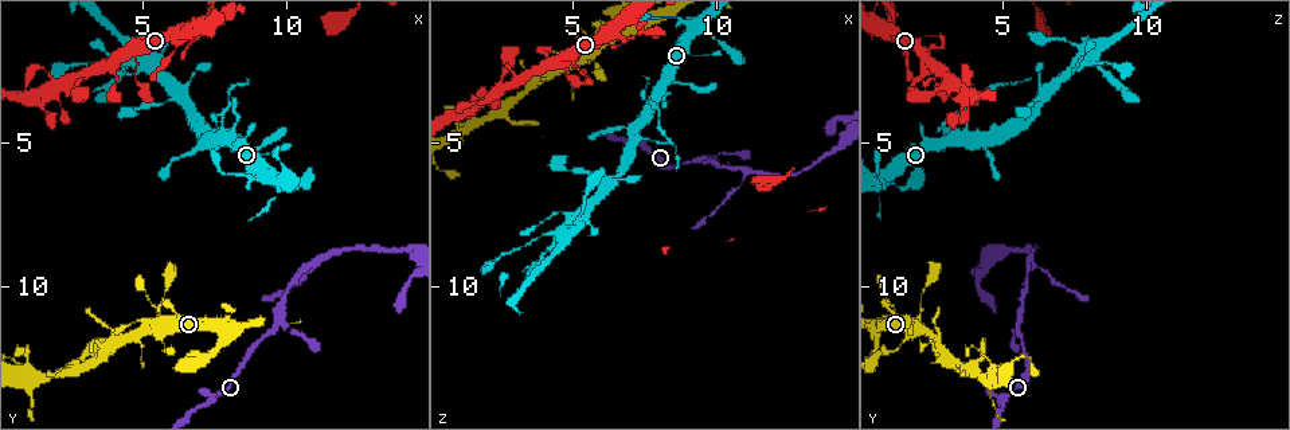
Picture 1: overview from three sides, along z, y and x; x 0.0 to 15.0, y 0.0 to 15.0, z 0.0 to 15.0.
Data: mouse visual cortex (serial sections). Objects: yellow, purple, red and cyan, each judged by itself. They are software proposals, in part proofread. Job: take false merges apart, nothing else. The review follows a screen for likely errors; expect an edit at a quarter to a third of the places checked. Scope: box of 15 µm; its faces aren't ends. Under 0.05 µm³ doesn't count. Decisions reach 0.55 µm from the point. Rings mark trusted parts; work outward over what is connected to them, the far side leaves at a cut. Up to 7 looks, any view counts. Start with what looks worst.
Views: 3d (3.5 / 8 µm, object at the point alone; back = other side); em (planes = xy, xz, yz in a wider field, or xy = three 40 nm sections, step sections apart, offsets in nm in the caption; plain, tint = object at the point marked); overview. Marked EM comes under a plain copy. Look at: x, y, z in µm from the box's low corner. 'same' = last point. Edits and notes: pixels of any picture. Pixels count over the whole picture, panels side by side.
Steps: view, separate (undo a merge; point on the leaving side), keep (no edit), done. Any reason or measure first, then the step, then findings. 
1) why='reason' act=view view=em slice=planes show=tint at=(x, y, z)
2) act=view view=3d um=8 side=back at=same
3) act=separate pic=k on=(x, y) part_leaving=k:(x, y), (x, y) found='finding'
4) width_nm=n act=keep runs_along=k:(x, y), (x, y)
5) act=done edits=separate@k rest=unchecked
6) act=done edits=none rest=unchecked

why='calibre changes' act=view view=3d um=3.5 side=back at=(7.8, 4.0, 3.8)

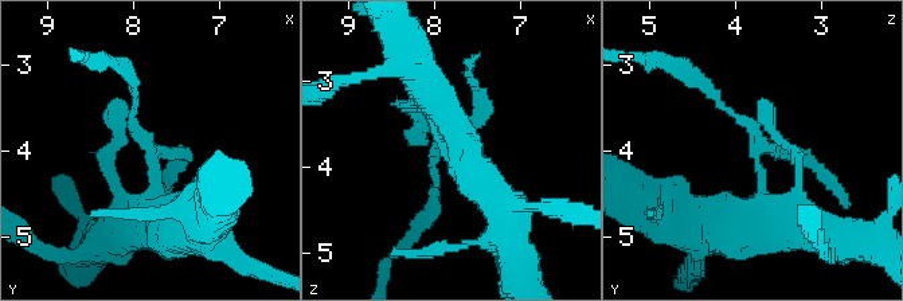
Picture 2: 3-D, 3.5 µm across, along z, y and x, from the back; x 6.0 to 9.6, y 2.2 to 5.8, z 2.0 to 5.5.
act=view view=em slice=planes show=tint at=(7.80, 4.00, 3.80)

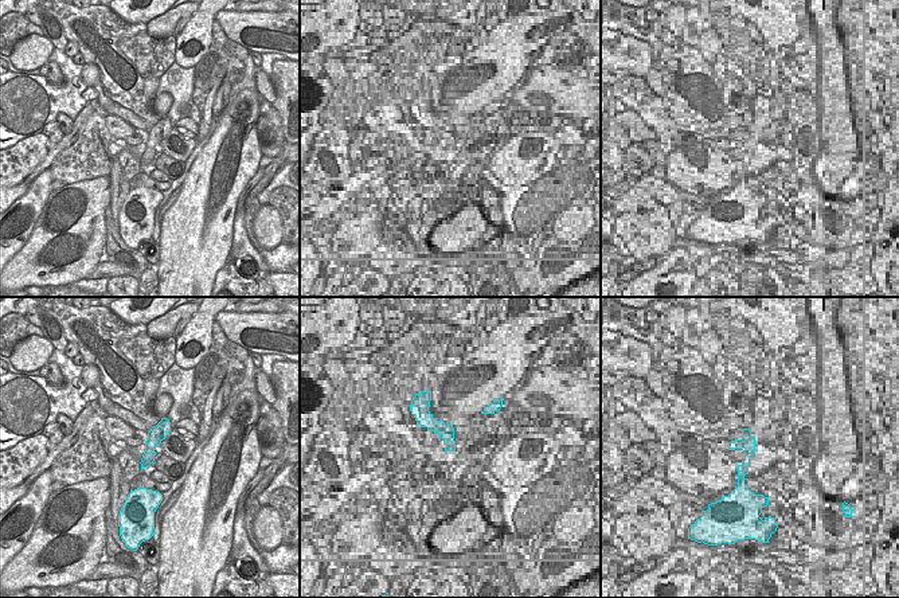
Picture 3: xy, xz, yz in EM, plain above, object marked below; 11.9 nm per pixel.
width_nm=200 act=separate pic=2 on=(481, 102) part_leaving=2:(761, 175), (754, 131), (692, 81) found='two cells meet here'

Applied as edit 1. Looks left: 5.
why='thin neck' act=view view=3d um=3.5 at=(9.6, 11.3, 5.4)

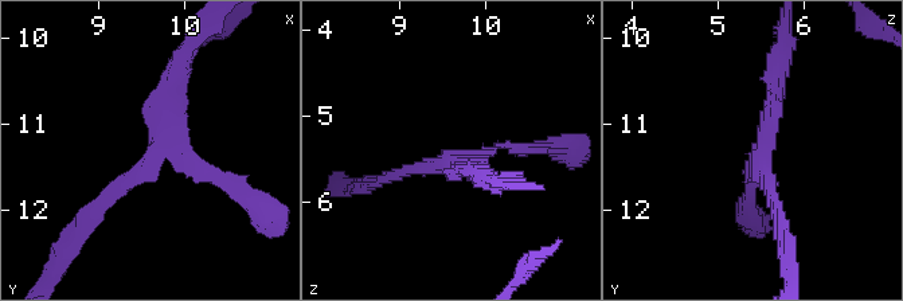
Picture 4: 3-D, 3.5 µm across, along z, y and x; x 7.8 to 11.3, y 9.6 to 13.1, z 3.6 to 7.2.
arms=3 arm_widths_nm=150,150,200 why='need the tissue' act=view view=em slice=xy step=3 show=tint at=(9.70, 11.25, 5.55)

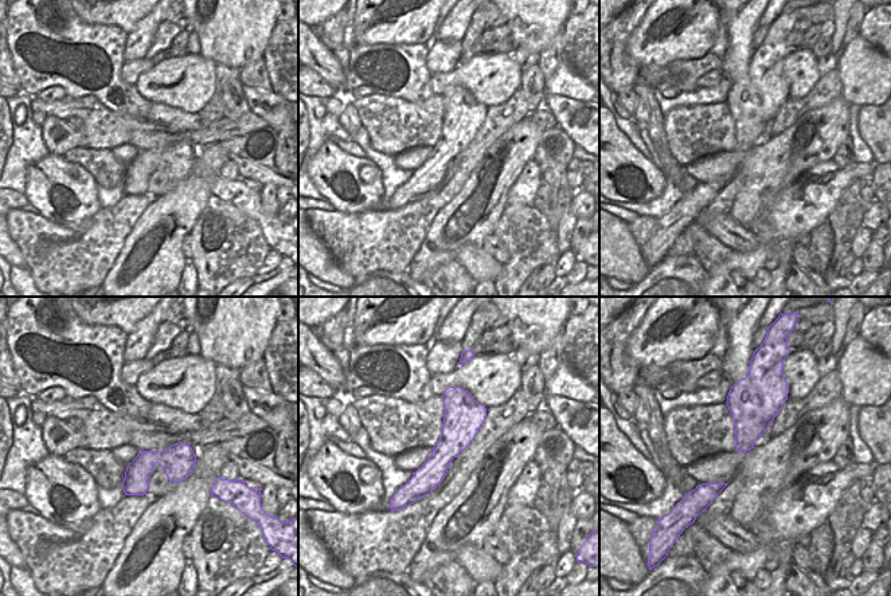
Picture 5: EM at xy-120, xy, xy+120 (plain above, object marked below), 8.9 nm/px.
why='cut it another way' act=view view=em slice=planes show=tint at=same

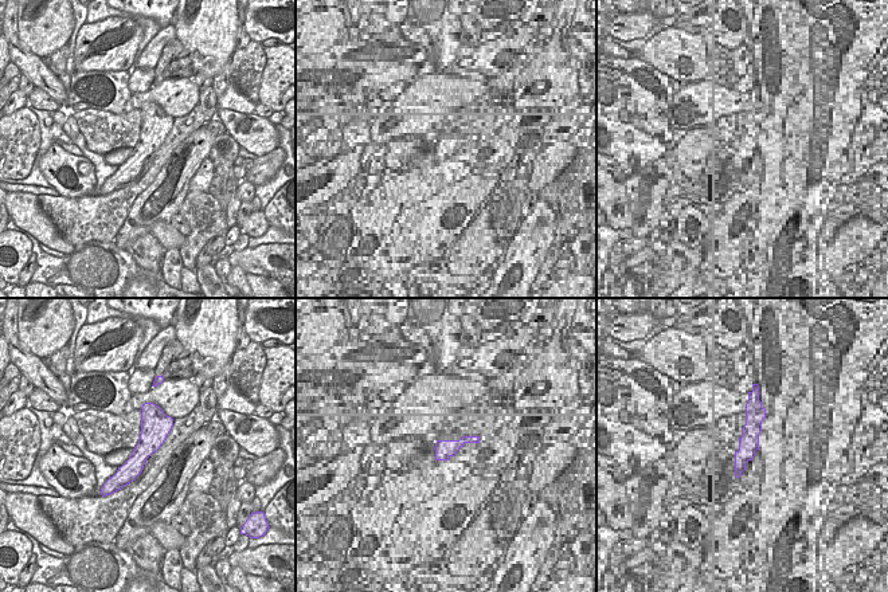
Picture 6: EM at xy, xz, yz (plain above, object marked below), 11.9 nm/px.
act=keep runs_along=6:(149, 406), (149, 442), (120, 482) found='continuous, no second cell'

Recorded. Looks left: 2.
why='three arms meet' act=view view=3d um=8 at=(4.3, 2.1, 8.2)

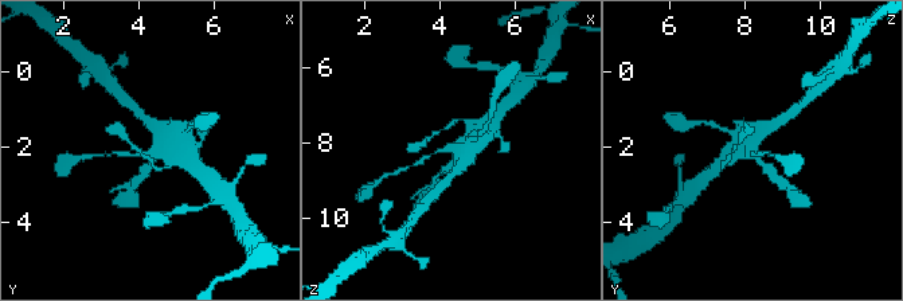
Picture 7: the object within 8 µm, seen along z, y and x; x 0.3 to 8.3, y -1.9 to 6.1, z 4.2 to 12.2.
arms=3 arm_widths_nm=100,200,400 why='need the tissue' act=view view=em slice=xy step=5 show=tint at=(4.3, 2.1, 8.2)

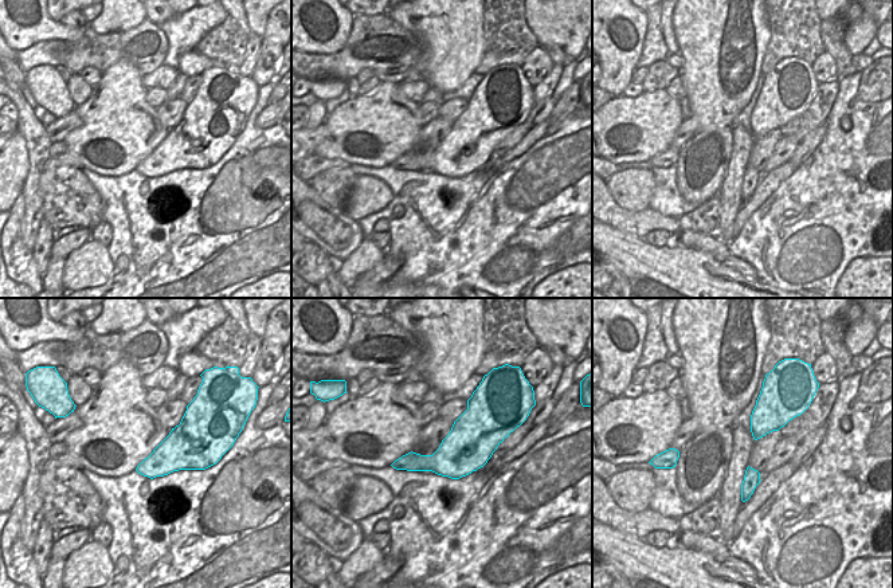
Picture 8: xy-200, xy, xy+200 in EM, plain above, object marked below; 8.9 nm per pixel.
act=keep found='one cell here'

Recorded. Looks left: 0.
act=done edits=separate@2 rest=unchecked

